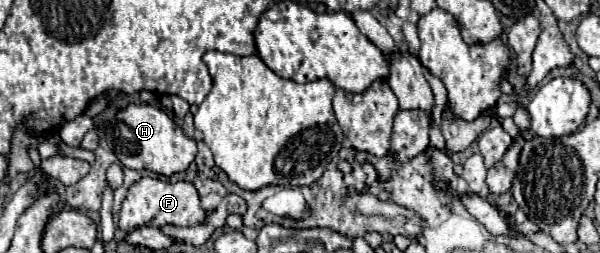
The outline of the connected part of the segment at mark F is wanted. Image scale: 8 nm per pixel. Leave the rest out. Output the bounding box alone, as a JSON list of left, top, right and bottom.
[118,177,206,233]

